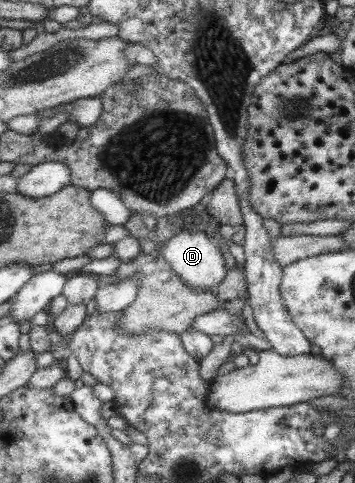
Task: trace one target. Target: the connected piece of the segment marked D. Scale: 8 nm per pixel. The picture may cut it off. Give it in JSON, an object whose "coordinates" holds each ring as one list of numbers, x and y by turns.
{"coordinates":[[203,230,179,231,163,244,161,255,171,270,191,287,208,290,212,286,219,285,227,276,225,274,225,260,221,256,221,252,211,244,209,236,205,236]]}

